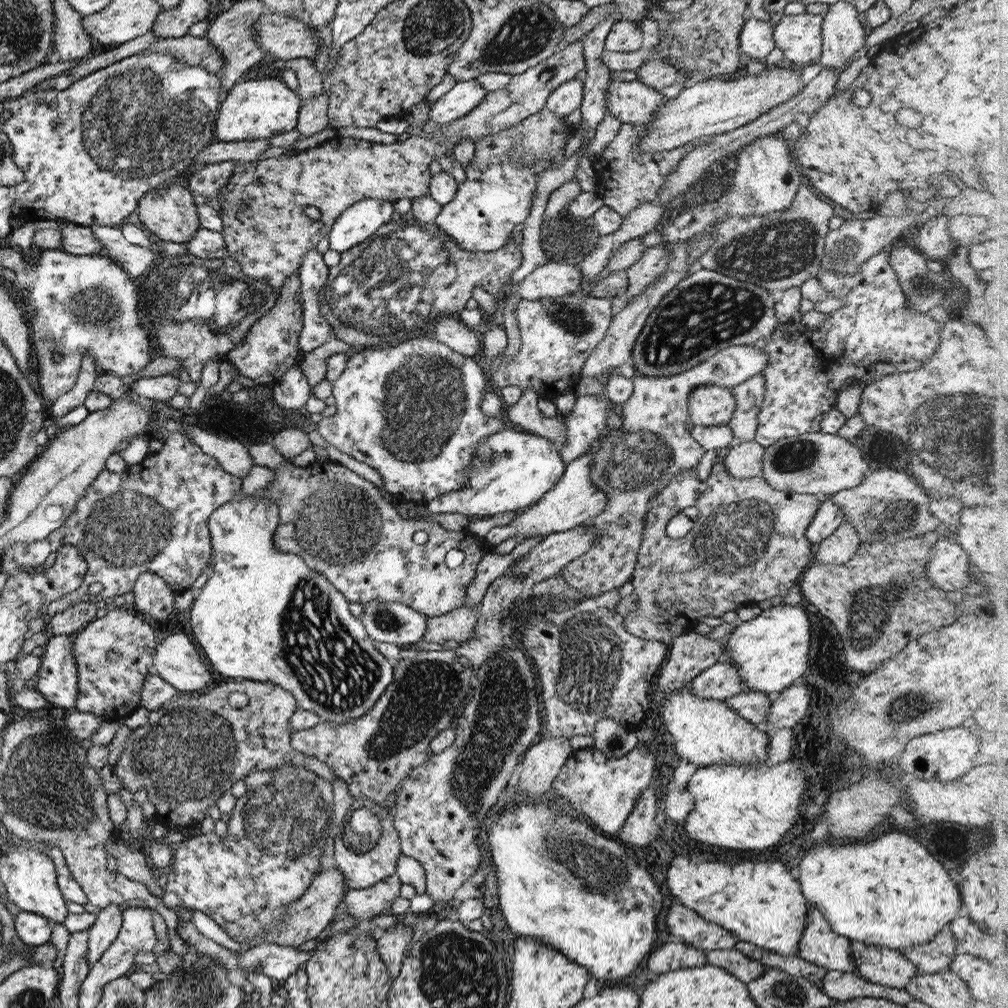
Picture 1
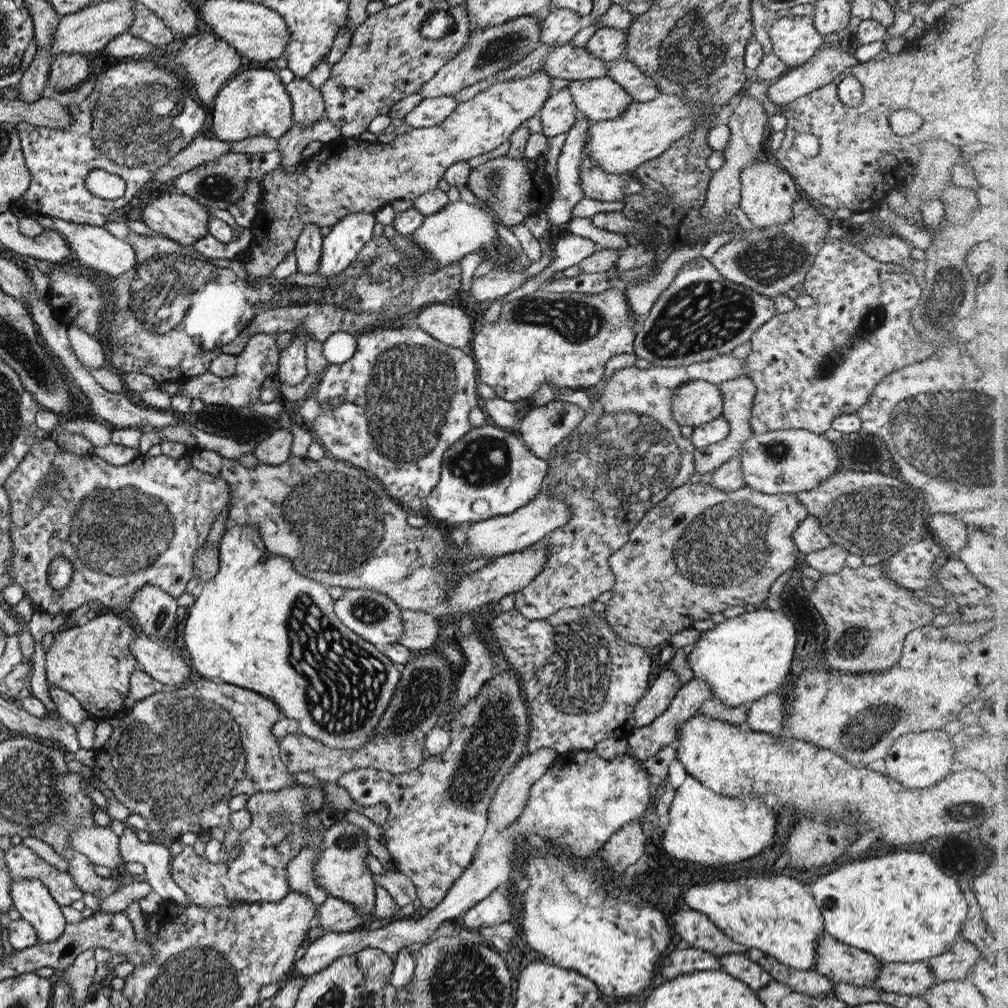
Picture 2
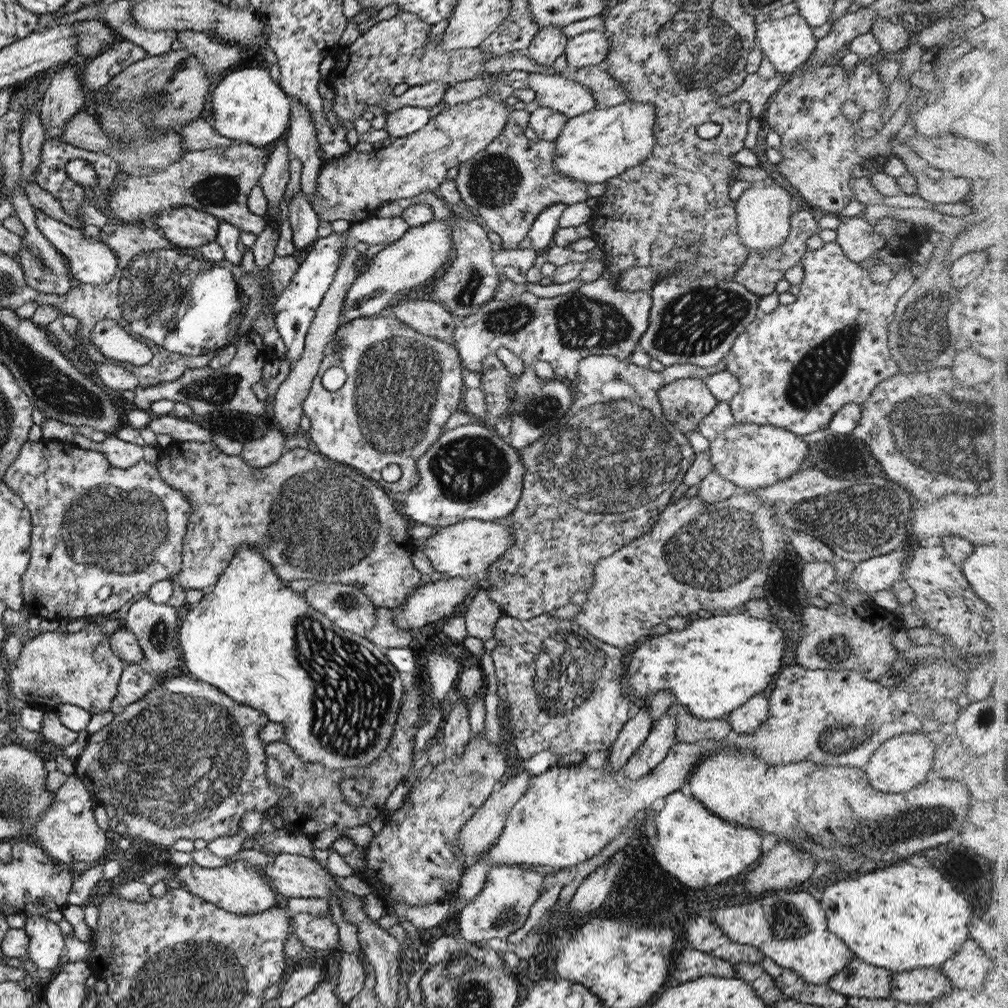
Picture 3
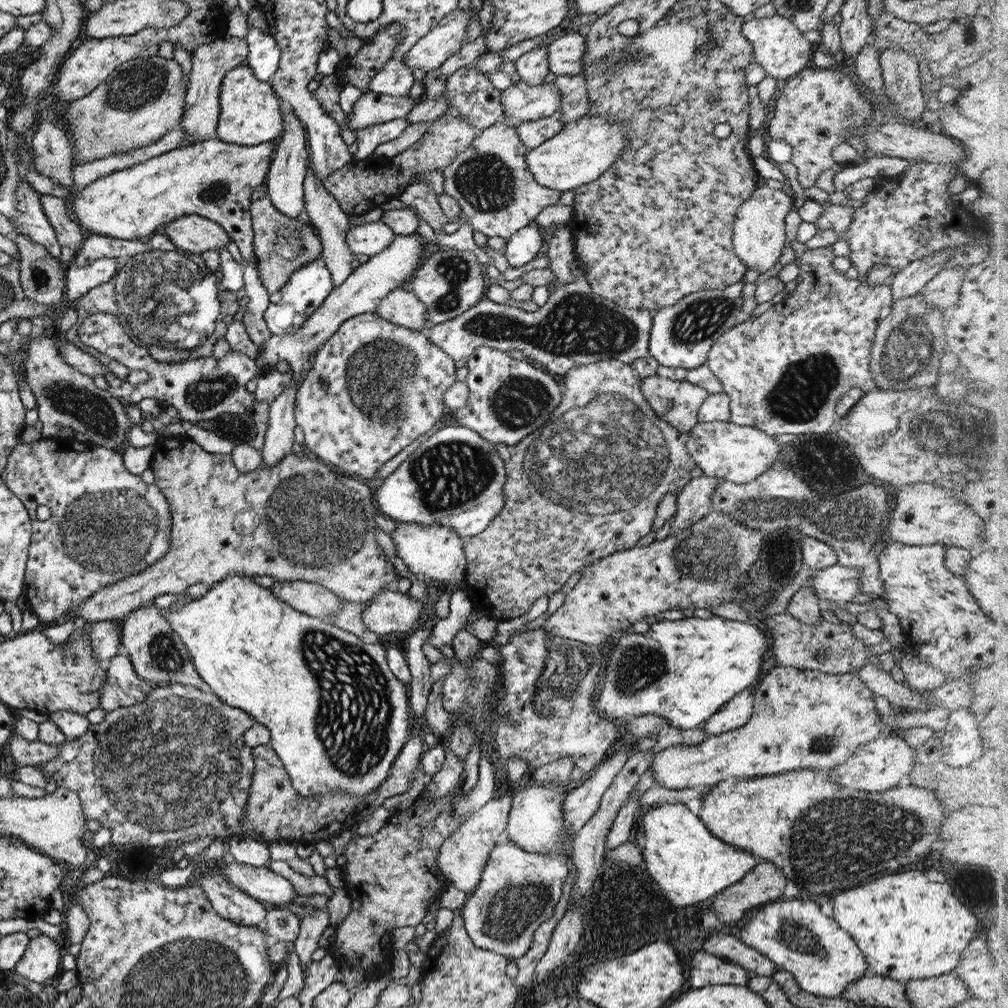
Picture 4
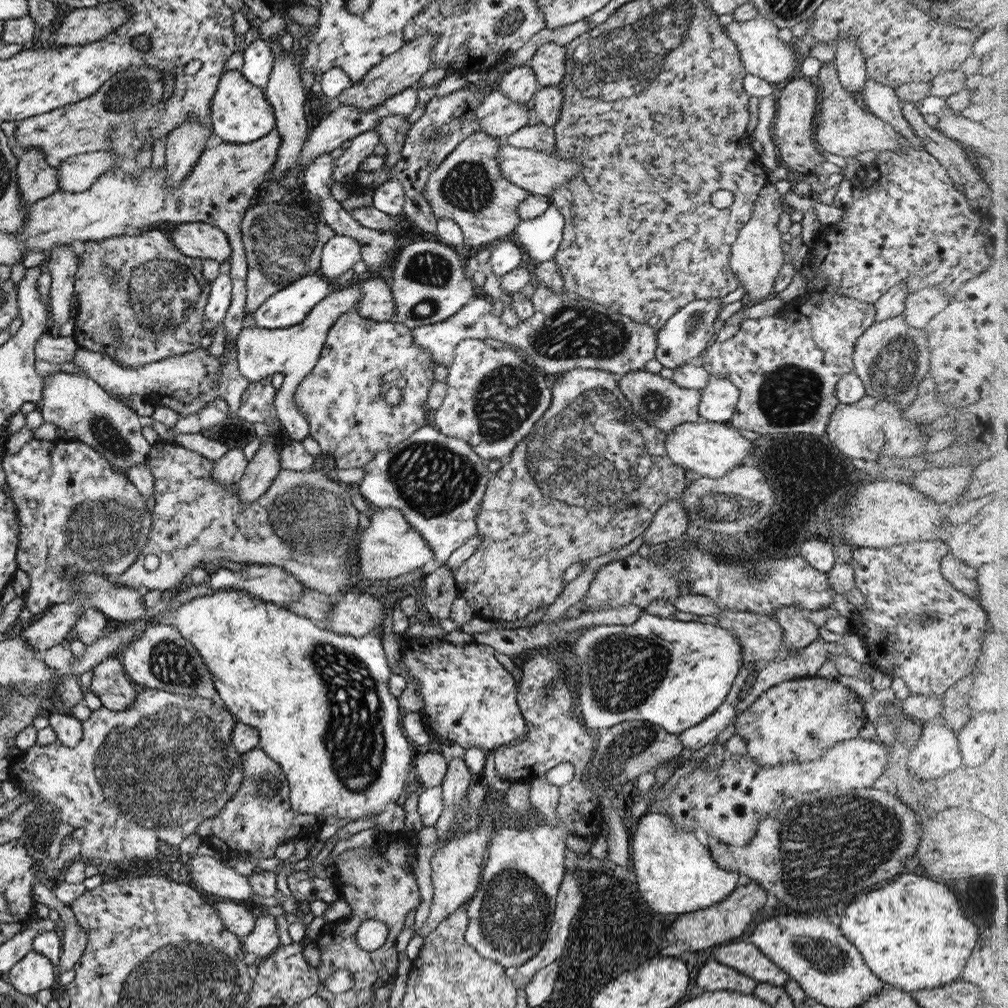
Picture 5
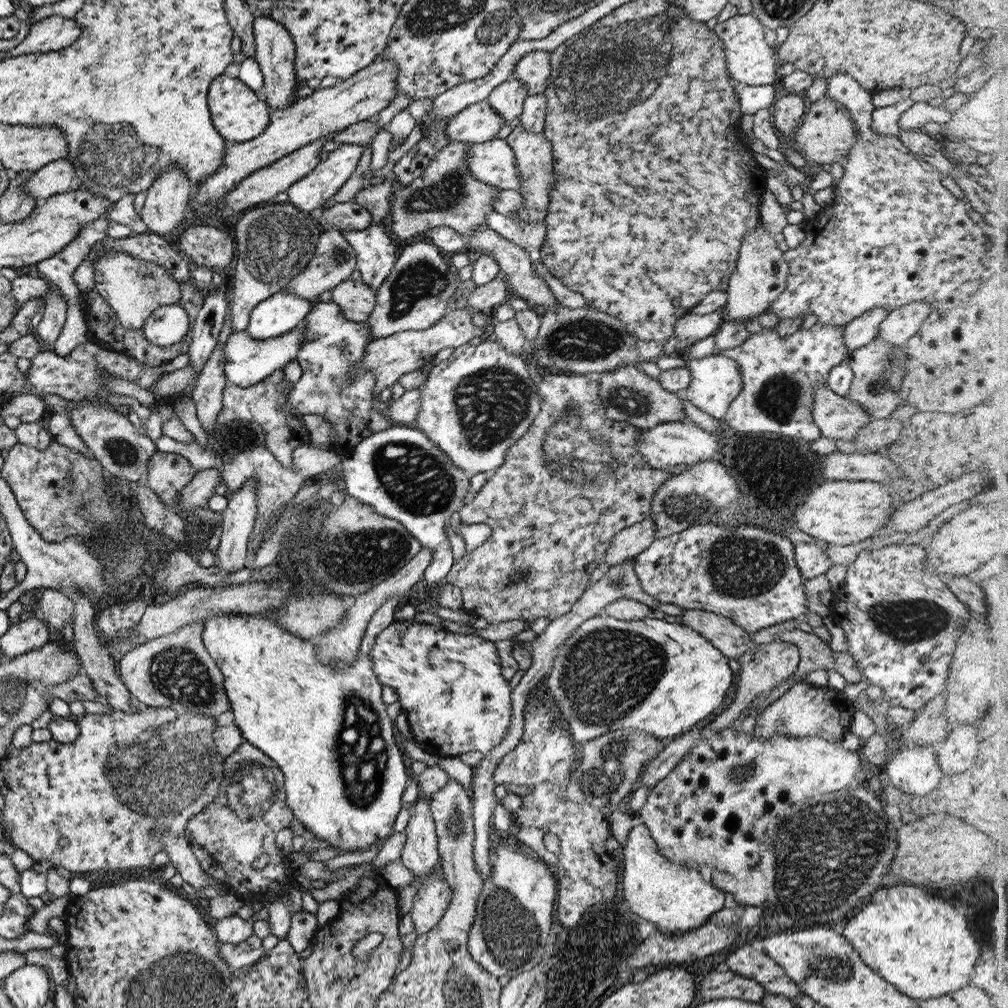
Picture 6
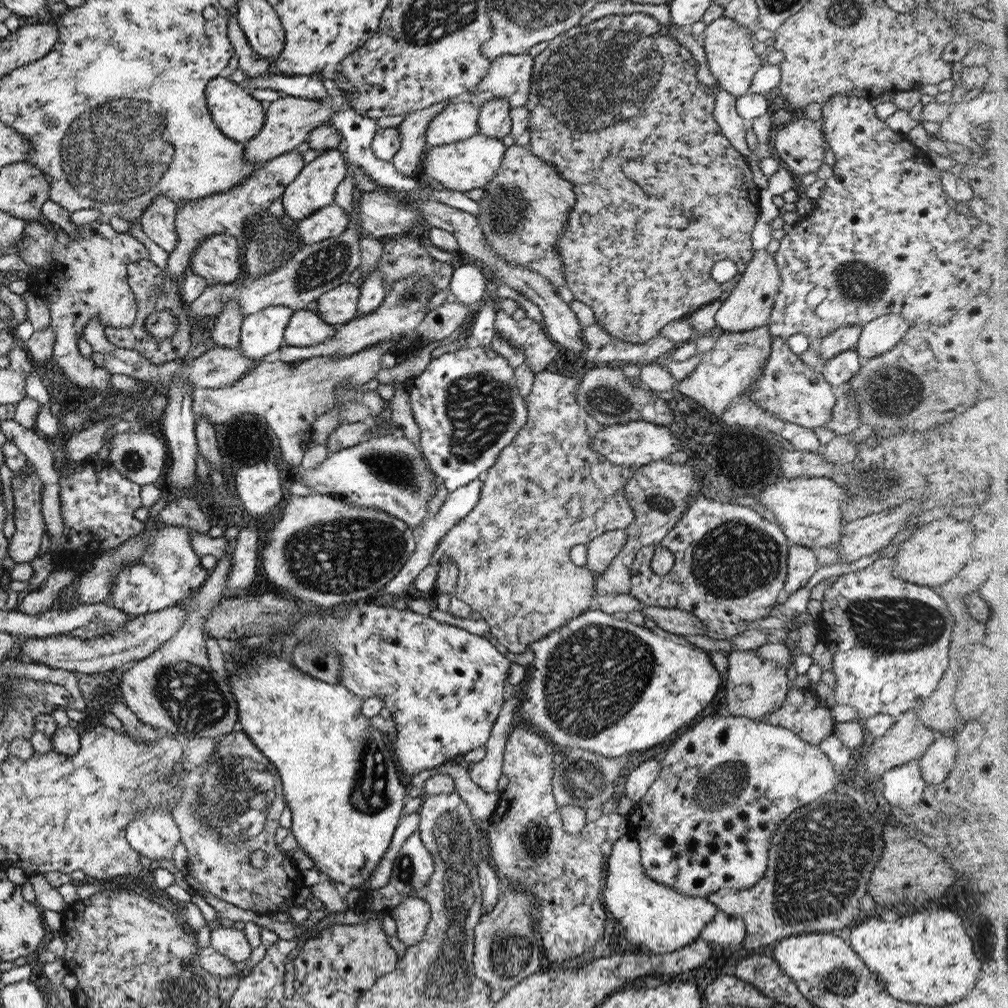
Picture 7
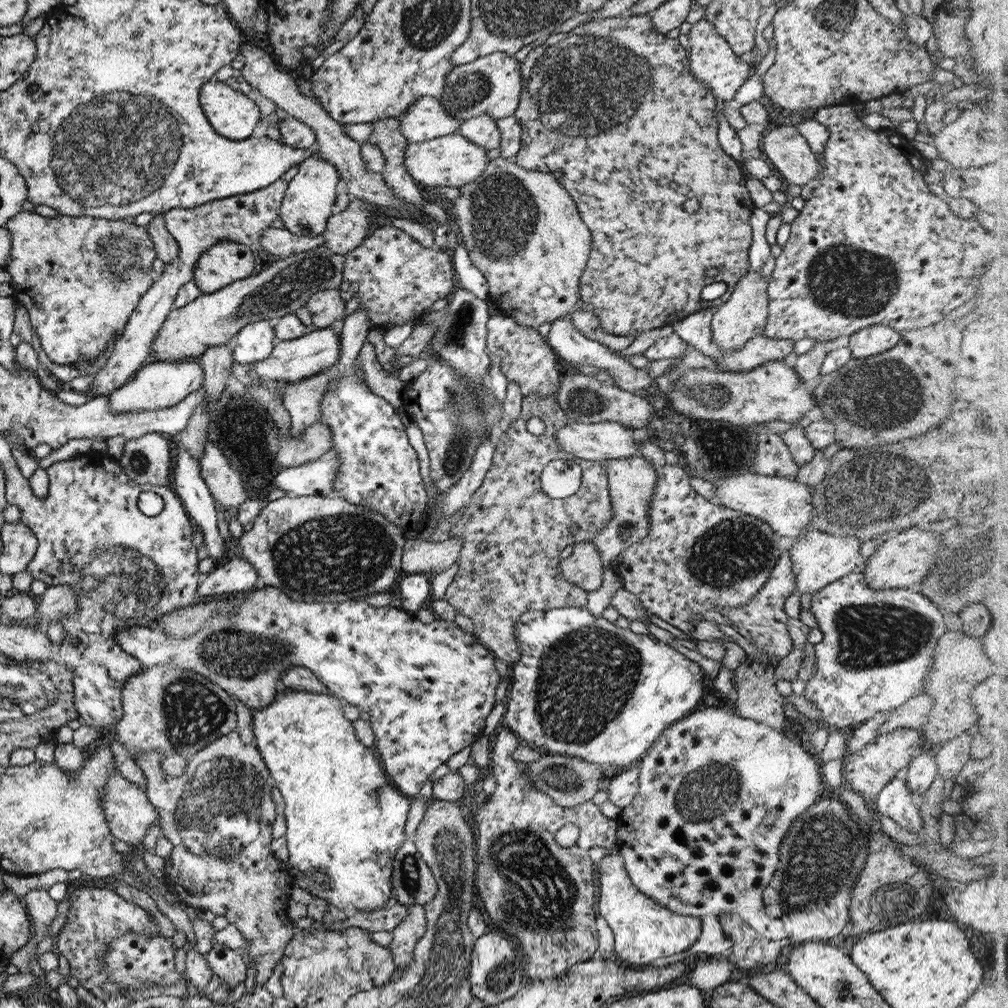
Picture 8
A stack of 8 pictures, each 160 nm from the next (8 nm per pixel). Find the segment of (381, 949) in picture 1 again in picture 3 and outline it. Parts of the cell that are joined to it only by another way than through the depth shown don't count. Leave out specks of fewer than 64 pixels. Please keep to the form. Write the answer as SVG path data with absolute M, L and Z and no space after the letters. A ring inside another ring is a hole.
M343 953L338 963L338 979L335 984L335 996L346 1005L349 1000L363 989L365 972L359 961L363 953Z

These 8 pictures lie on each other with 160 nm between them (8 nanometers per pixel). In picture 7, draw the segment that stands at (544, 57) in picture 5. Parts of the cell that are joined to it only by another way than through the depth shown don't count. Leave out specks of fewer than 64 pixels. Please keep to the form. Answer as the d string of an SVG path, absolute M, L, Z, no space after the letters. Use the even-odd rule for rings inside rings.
M526 53L501 55L489 60L489 71L470 90L470 103L475 108L487 100L503 98L509 110L525 105L529 95L533 57Z

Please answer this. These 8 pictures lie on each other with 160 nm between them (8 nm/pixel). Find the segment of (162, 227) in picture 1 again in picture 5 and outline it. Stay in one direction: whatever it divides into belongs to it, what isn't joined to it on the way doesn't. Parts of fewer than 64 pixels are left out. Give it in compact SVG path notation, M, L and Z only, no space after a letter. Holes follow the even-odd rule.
M178 223L171 231L170 240L181 254L191 258L213 259L218 263L230 258L227 237L209 223Z

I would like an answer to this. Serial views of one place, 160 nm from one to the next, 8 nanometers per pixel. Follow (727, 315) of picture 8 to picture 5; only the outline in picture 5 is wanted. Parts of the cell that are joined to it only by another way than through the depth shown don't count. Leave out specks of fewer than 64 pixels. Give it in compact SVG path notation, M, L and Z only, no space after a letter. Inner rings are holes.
M767 184L758 192L757 198L752 206L749 220L739 229L735 240L730 248L728 263L735 278L740 282L740 286L745 287L744 294L751 295L753 300L749 305L761 302L771 297L773 292L773 281L777 276L777 271L783 264L781 251L781 233L777 228L779 215L787 210L782 200L782 194L775 191L771 184Z

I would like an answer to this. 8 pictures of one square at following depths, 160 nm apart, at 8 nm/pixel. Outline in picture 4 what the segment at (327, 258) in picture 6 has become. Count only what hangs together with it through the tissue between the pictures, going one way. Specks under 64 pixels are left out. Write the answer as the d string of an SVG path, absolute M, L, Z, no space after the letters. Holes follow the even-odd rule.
M367 222L349 227L346 231L346 243L352 256L365 254L370 257L387 248L394 239L394 232L383 223Z

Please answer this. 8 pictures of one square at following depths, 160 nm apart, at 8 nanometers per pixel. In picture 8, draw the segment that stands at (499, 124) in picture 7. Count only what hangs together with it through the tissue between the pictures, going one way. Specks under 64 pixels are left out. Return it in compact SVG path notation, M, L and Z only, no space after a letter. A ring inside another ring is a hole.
M480 114L461 122L457 132L486 151L493 150L500 143L500 132L496 121L486 114Z

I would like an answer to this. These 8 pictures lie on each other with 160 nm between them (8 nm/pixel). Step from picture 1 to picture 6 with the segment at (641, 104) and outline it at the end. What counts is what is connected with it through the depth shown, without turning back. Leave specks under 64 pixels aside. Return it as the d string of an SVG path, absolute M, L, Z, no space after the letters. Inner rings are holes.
M486 101L461 110L445 122L444 136L451 141L466 142L471 145L487 142L497 136L497 132L507 122Z

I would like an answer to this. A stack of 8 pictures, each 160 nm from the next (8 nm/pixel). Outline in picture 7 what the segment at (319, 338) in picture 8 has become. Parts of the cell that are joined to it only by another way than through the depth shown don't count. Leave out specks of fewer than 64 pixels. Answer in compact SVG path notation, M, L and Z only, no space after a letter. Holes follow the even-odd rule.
M411 275L410 277L395 279L388 293L384 293L381 304L373 312L367 316L353 317L349 322L338 325L334 336L321 344L315 346L287 346L282 344L278 348L280 351L279 361L294 365L301 359L353 354L384 340L384 338L389 338L389 336L396 338L410 334L428 314L427 302L431 300L433 294L434 288L425 277Z

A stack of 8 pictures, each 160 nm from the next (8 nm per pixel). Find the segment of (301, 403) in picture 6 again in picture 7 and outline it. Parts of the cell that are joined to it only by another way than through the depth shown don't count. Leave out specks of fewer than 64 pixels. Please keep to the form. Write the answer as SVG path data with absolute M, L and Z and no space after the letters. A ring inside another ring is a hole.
M307 309L295 311L283 331L283 344L287 346L315 346L334 336L337 326L327 324L319 314Z

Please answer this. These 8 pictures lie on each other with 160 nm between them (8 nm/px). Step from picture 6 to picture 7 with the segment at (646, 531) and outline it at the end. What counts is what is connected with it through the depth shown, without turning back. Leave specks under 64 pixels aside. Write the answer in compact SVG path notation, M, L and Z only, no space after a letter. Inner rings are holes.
M625 529L605 532L593 538L587 545L586 562L584 567L594 577L605 572L613 557L625 545Z

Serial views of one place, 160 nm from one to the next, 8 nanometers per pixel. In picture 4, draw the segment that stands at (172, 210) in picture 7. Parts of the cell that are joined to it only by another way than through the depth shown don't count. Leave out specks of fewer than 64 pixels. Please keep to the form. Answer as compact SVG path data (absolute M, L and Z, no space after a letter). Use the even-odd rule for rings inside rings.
M226 35L225 38L215 38L211 44L201 44L193 50L191 72L188 76L188 88L183 101L183 116L178 126L184 130L184 142L179 147L204 141L207 134L216 132L218 119L218 92L223 76L233 68L241 67L247 54L247 44L244 38Z

